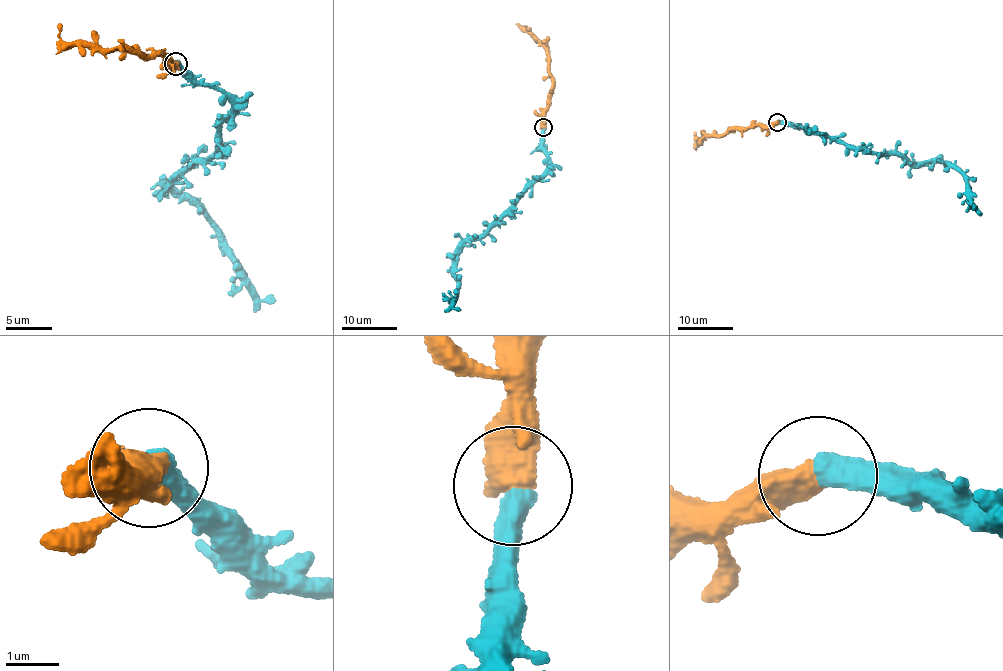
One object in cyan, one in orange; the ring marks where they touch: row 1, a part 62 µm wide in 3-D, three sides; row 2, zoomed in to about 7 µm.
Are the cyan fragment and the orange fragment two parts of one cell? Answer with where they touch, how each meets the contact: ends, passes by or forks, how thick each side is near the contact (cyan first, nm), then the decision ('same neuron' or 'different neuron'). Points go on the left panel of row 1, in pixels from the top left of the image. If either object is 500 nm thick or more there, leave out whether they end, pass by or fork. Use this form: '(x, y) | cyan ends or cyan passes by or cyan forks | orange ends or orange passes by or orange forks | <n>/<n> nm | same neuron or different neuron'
(175, 63) | 500/650 nm | same neuron

